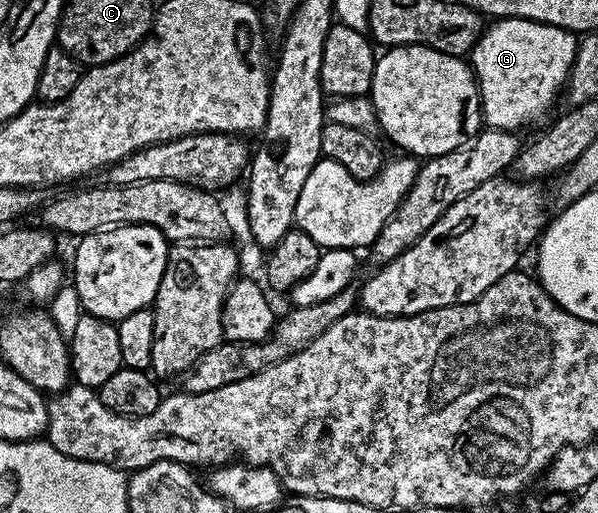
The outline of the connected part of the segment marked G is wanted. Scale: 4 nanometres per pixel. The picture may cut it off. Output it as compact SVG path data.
M502 17L483 30L477 45L468 56L468 62L478 80L478 95L482 98L482 117L487 128L521 132L521 127L538 123L550 111L557 95L563 94L570 78L570 70L578 52L579 36L563 27L537 23L534 19Z

